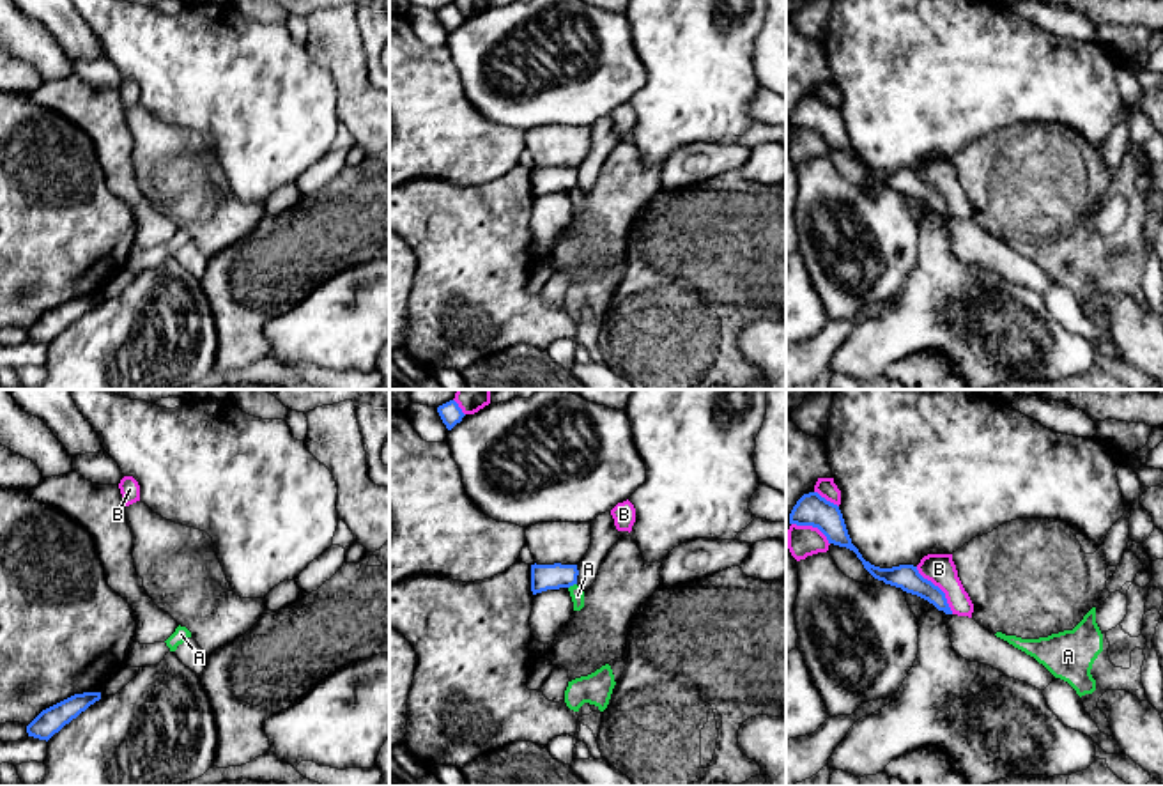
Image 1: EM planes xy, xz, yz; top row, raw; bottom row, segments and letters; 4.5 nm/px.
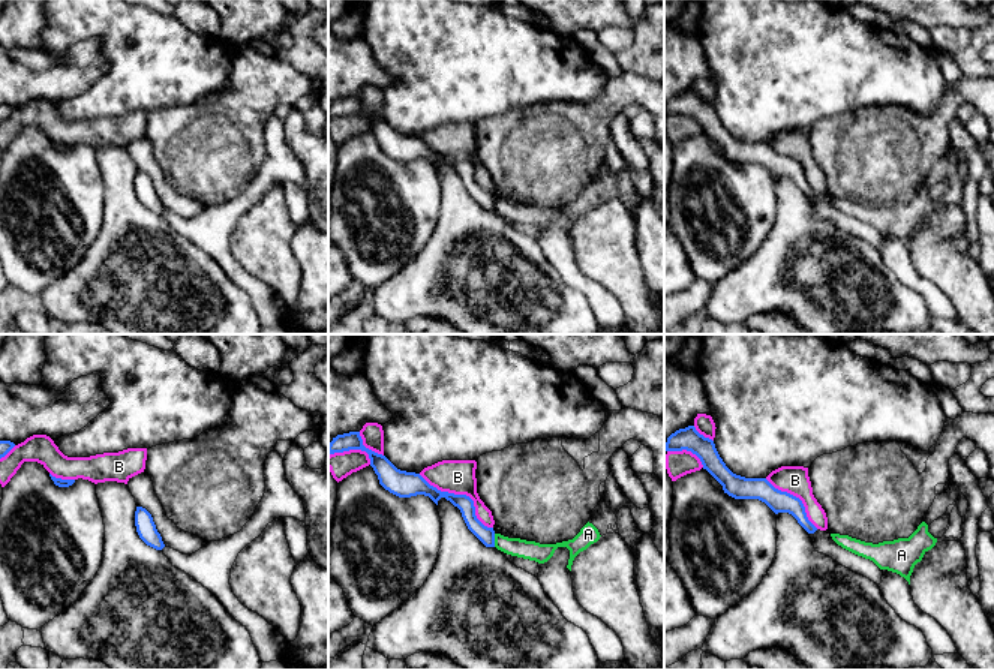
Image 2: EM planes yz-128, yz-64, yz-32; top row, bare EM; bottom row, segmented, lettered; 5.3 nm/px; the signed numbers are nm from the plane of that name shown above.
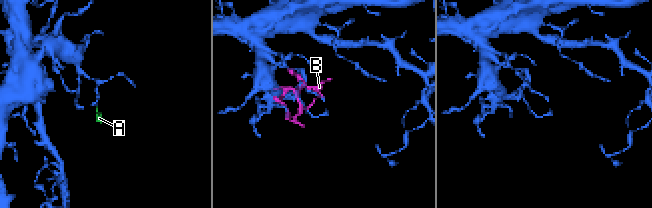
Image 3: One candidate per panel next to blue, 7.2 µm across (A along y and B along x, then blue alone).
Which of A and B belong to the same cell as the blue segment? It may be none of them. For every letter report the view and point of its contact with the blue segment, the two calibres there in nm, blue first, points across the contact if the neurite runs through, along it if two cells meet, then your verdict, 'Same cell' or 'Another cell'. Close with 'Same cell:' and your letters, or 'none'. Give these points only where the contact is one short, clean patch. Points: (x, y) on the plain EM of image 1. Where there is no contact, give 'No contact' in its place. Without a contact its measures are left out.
A: Touches blue at xz (572, 188). Thickness 120 nm (blue) against 60 nm. Boundary: xz (576, 186), (569, 192). Another cell
B: Touches blue at yz (939, 192). Thickness 120 nm (blue) against 140 nm. Another cell
Same cell: none

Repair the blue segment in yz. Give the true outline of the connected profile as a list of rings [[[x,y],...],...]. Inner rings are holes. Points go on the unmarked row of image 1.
[[[818,96],[804,97],[789,117],[789,127],[818,131],[828,147],[846,150],[857,158],[864,172],[878,184],[901,191],[906,196],[917,198],[938,214],[952,218],[945,196],[931,184],[924,182],[917,170],[899,168],[892,172],[880,172],[862,161],[859,152],[851,147],[843,117],[837,108],[827,104]]]

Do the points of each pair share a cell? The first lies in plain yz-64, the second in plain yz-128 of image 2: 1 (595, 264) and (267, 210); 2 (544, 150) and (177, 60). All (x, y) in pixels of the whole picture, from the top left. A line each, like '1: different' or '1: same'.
1: same
2: different

